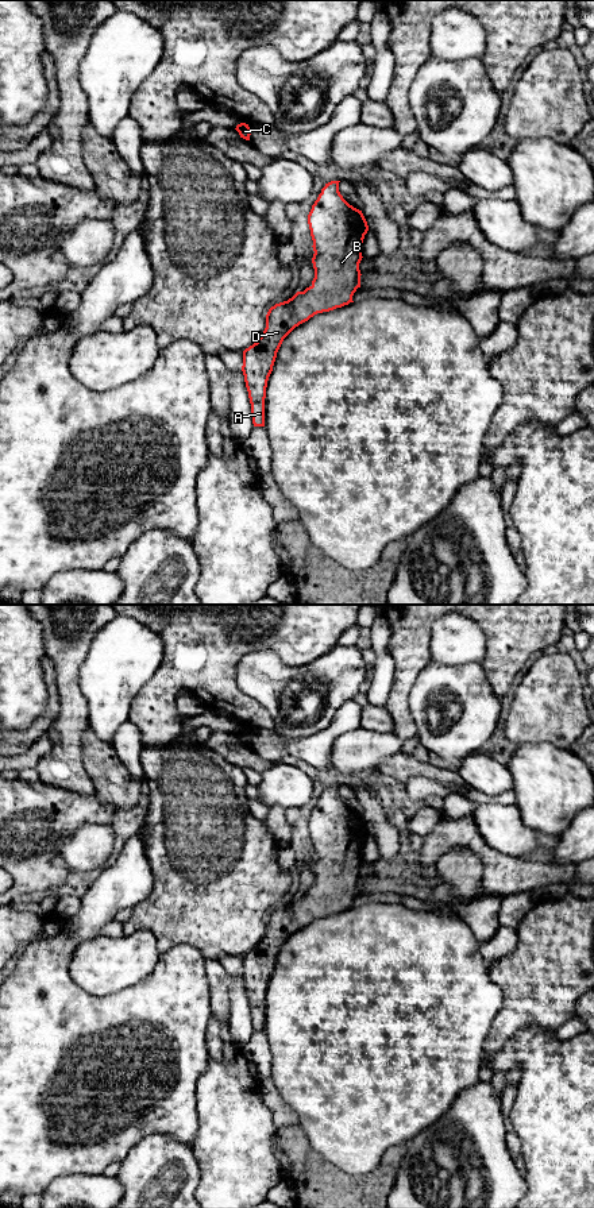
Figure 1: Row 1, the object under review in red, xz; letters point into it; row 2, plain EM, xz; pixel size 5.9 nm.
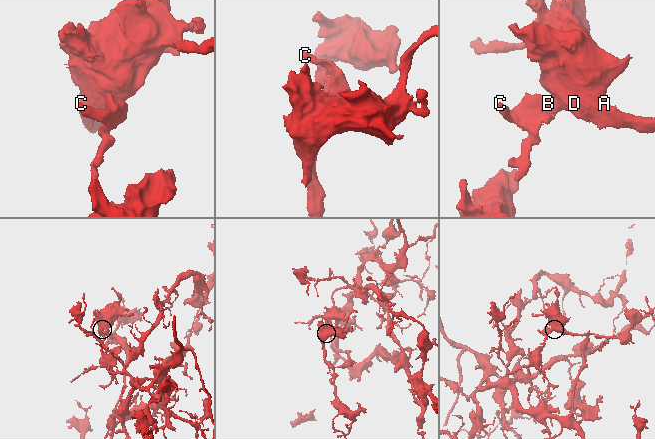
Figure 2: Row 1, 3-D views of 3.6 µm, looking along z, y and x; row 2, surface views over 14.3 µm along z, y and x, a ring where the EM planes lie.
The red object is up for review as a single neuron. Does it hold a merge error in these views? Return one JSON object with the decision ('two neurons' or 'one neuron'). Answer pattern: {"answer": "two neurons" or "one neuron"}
{"answer": "one neuron"}

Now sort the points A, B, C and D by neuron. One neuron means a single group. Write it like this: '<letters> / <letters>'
A B C D

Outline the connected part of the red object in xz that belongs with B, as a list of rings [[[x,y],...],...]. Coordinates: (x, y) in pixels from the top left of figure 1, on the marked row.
[[[340,181],[325,184],[308,215],[308,224],[313,240],[312,285],[304,292],[297,292],[288,301],[275,304],[266,314],[266,328],[256,343],[243,351],[242,371],[251,404],[254,427],[265,427],[265,398],[269,377],[284,339],[300,324],[317,313],[329,312],[348,305],[358,287],[360,287],[362,243],[369,231],[362,211],[350,205],[339,192]]]

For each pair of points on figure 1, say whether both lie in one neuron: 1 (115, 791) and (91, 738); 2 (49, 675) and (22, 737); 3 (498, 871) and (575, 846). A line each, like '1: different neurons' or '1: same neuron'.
1: same neuron
2: same neuron
3: different neurons

